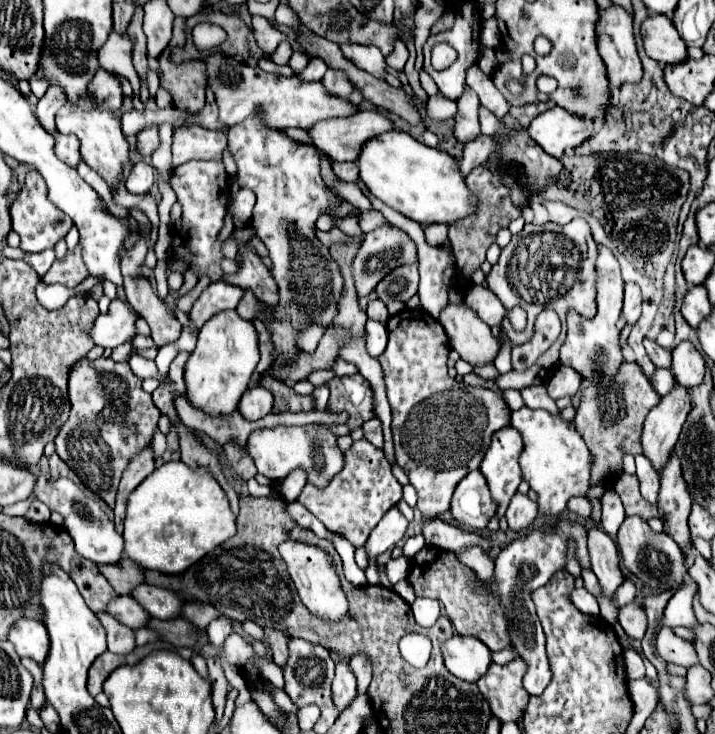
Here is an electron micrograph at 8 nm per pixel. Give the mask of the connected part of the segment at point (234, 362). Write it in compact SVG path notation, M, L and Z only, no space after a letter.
M223 310L215 314L199 330L197 348L191 352L185 364L185 396L189 404L207 416L227 416L235 412L241 394L249 388L257 362L259 348L255 326L249 320L243 320L235 310Z

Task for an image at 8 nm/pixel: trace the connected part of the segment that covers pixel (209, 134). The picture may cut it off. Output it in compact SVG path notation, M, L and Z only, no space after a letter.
M183 126L173 132L170 172L187 160L221 160L225 150L225 132Z

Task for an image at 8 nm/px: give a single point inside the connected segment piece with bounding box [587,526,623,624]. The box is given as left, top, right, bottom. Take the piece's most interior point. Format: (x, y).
(604, 557)

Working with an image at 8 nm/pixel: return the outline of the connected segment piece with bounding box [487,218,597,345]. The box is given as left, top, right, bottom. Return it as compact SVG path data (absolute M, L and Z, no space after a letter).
M575 218L565 226L547 222L543 226L533 226L533 232L513 236L511 242L501 250L499 262L491 268L487 282L491 292L507 310L521 306L529 314L529 320L533 320L535 314L545 308L545 304L551 304L561 318L562 330L558 340L562 345L567 333L566 316L571 308L585 318L593 318L597 312L595 258L597 244L591 240L589 224L583 218Z

